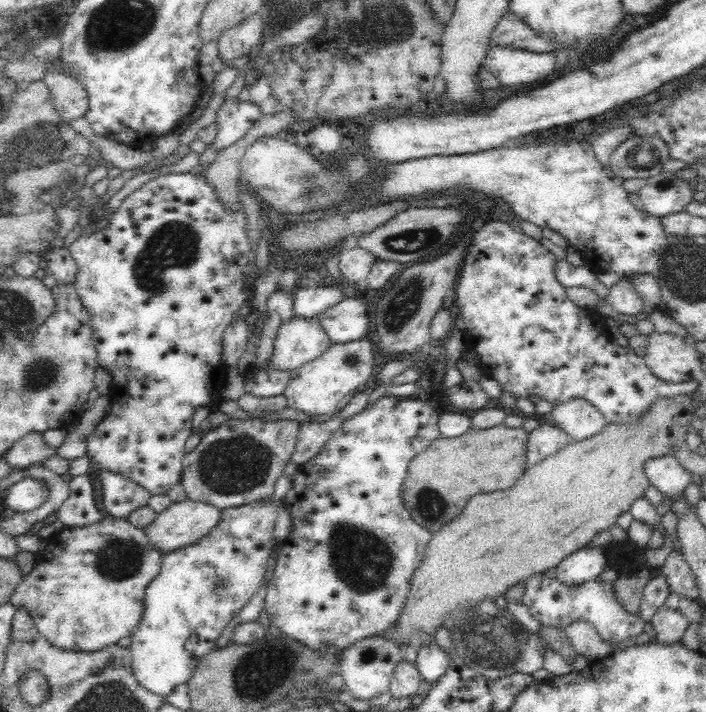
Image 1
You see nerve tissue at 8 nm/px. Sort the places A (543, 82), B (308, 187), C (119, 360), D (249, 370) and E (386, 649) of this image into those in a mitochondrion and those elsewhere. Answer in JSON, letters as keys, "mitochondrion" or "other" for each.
{"A":"other","B":"mitochondrion","C":"other","D":"other","E":"other"}

